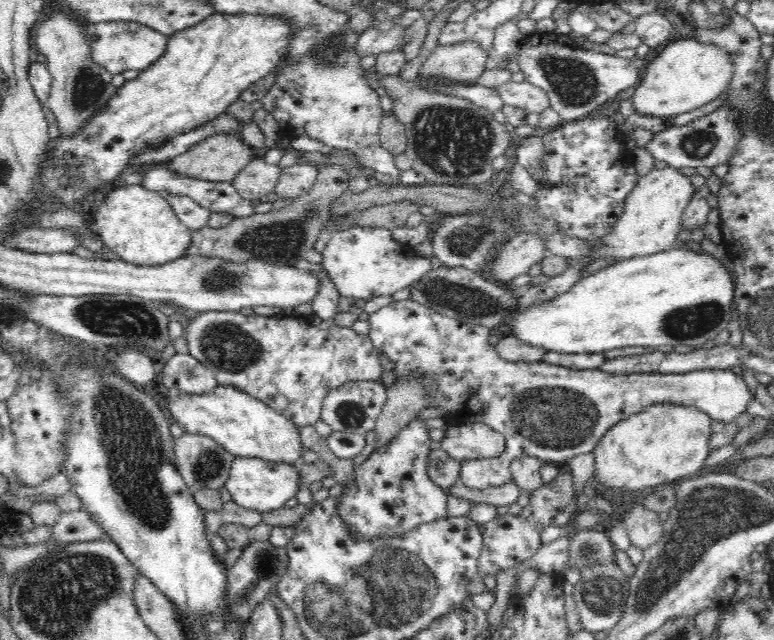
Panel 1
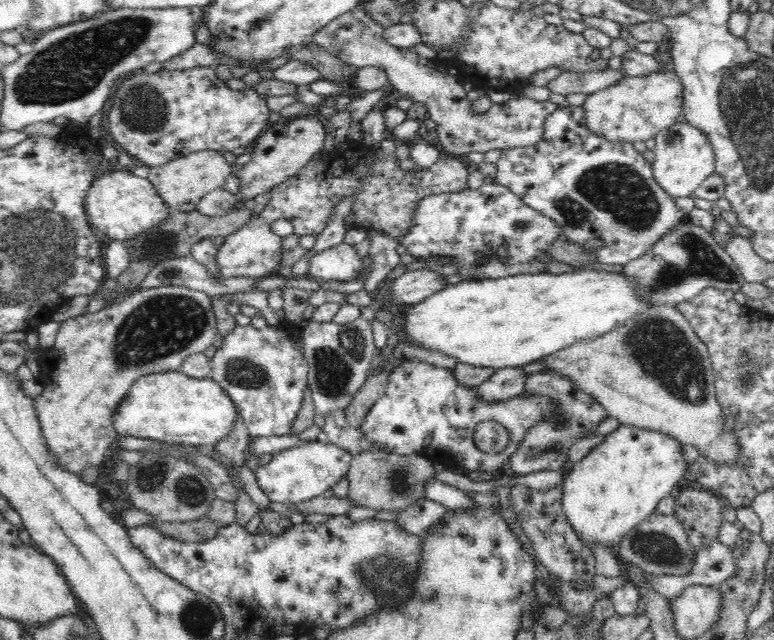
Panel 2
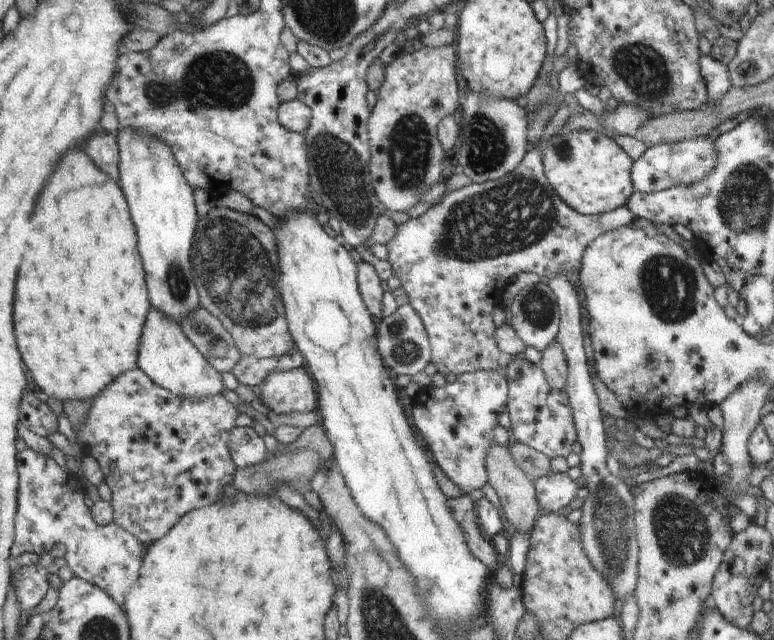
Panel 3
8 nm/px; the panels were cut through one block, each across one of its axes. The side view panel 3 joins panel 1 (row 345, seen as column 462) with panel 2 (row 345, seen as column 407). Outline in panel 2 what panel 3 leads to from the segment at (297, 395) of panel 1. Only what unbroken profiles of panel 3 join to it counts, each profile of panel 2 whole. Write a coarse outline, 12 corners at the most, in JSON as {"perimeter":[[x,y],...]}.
{"perimeter":[[236,324],[211,358],[251,436],[288,435],[301,326]]}

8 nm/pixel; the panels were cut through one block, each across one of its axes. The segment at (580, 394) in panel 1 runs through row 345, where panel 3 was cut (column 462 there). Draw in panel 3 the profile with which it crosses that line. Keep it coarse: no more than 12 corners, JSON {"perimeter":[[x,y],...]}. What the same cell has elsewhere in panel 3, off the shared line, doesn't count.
{"perimeter":[[467,372],[414,396],[412,422],[462,494],[486,456],[508,383]]}

